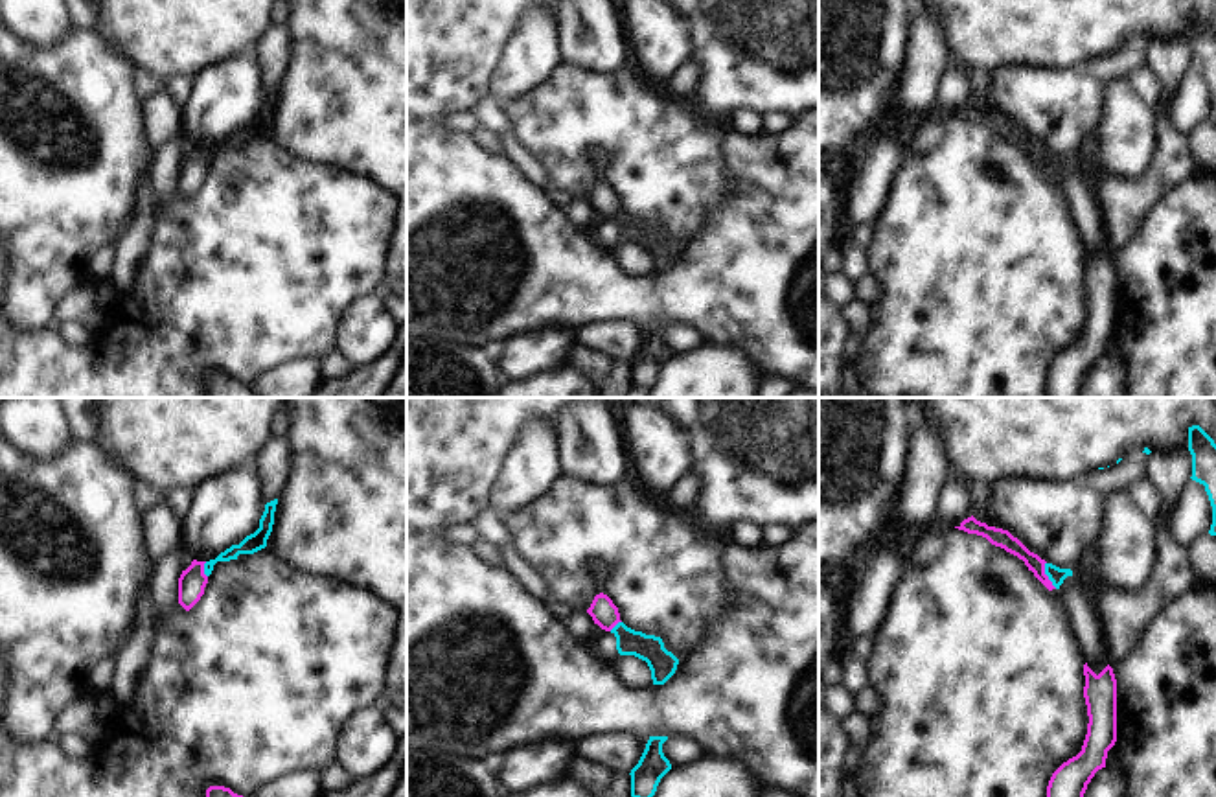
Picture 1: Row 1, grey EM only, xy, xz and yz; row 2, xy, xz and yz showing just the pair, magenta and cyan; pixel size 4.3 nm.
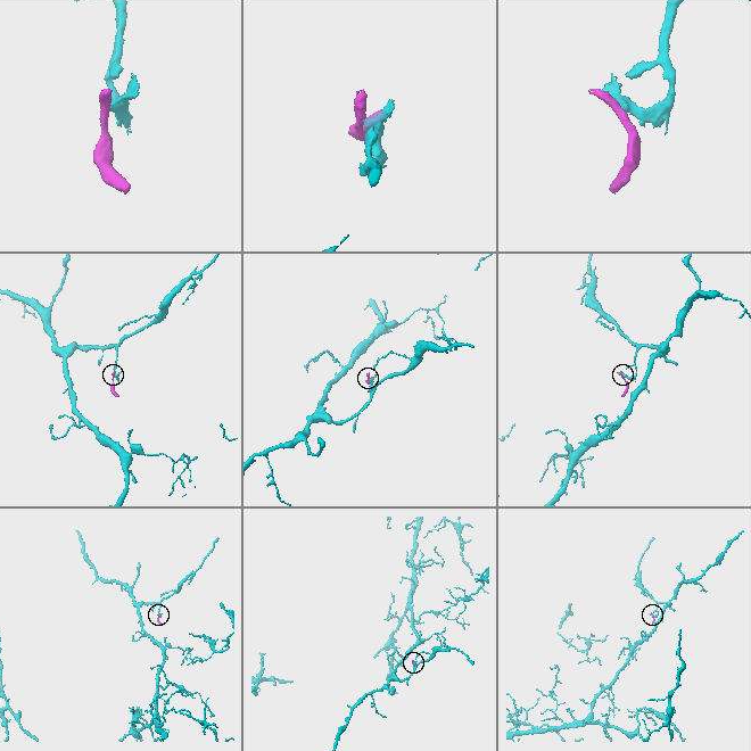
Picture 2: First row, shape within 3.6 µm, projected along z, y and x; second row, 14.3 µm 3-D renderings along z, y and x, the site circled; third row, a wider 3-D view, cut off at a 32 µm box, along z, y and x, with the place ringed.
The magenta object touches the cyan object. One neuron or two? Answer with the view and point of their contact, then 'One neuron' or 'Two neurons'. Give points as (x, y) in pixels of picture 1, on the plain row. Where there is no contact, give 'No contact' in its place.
Touches magenta at yz (1045, 162). Two neurons

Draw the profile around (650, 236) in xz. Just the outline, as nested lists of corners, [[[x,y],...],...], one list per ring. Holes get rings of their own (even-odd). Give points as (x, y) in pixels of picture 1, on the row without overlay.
[[[618,210],[611,221],[616,225],[620,243],[635,243],[648,250],[653,272],[664,272],[677,258],[679,247],[664,236],[660,225],[646,223]]]

